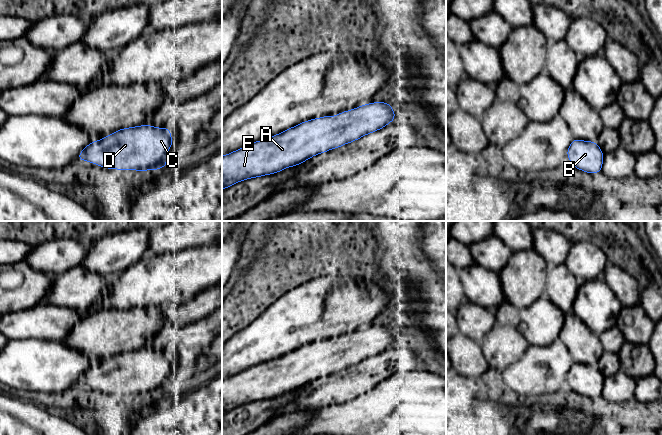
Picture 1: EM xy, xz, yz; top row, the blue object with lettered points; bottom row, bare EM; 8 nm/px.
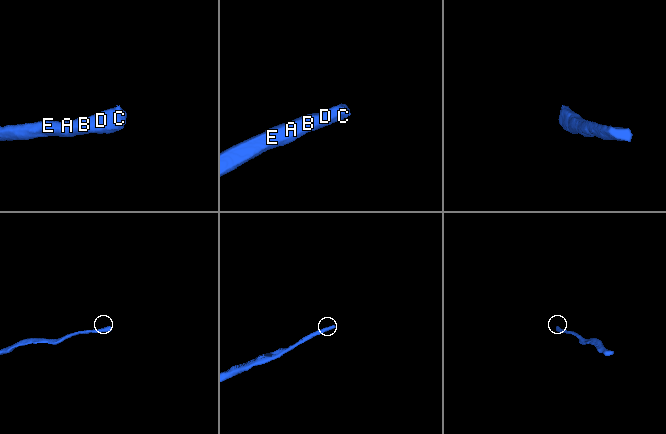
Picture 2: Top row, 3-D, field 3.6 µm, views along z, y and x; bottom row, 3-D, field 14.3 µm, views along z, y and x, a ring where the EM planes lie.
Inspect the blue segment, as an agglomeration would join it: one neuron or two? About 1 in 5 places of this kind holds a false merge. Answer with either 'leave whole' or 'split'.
leave whole

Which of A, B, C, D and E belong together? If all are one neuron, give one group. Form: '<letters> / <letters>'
A B C D E

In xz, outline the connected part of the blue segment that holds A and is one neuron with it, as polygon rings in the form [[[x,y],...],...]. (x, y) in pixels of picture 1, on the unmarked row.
[[[386,326],[363,328],[337,340],[323,340],[301,346],[277,359],[248,368],[222,380],[222,413],[245,403],[275,398],[287,391],[297,390],[311,381],[339,372],[360,363],[364,359],[381,354],[395,344],[395,335]]]

